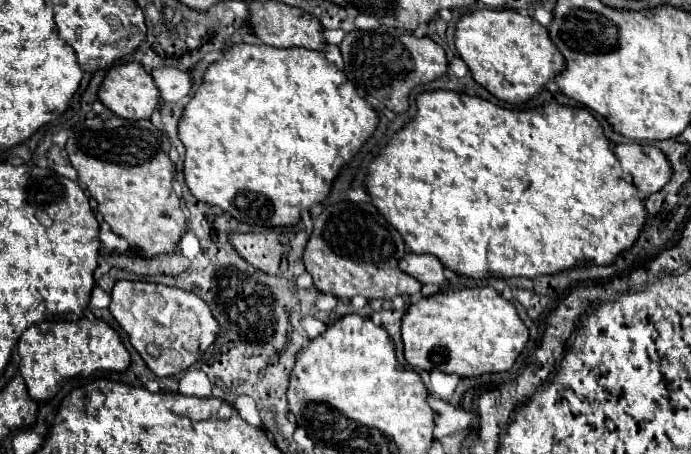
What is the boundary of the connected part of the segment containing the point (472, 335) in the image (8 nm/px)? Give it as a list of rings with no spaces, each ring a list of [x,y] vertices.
[[[490,285],[478,287],[460,287],[450,291],[438,291],[430,297],[424,297],[412,303],[402,317],[402,341],[404,341],[404,359],[424,371],[444,371],[456,373],[460,377],[476,377],[482,373],[506,371],[514,365],[514,359],[520,355],[528,341],[528,329],[518,317],[514,305],[500,297],[500,293]]]

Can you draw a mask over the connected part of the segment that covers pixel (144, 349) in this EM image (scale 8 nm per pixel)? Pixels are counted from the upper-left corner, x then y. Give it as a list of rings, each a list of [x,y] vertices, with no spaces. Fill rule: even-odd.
[[[116,281],[110,297],[110,313],[158,377],[170,377],[186,371],[202,357],[220,333],[218,321],[212,317],[208,305],[198,295],[178,287],[148,281]]]

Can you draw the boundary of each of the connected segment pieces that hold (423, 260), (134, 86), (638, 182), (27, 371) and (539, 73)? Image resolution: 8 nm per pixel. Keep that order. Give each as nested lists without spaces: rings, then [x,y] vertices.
[[[406,253],[400,259],[400,269],[412,277],[416,277],[422,285],[444,285],[444,265],[430,255],[418,255],[418,253]]]
[[[126,61],[126,63],[110,67],[110,71],[106,73],[106,77],[104,77],[104,81],[98,89],[98,99],[104,107],[108,107],[118,117],[124,117],[124,119],[150,119],[152,111],[158,109],[160,93],[156,89],[150,73],[144,71],[144,67],[140,63]]]
[[[611,141],[610,145],[612,145],[612,153],[616,153],[618,165],[624,171],[624,179],[630,181],[632,185],[636,185],[636,189],[638,189],[638,193],[642,197],[648,197],[652,193],[658,193],[670,181],[670,177],[672,177],[670,163],[668,163],[666,155],[658,147],[652,147],[652,145],[636,145],[636,143],[615,144]]]
[[[82,317],[80,321],[42,321],[26,329],[18,341],[18,369],[26,381],[28,393],[36,401],[52,399],[58,383],[94,371],[126,371],[130,353],[122,345],[118,333],[102,319]]]
[[[476,9],[460,17],[454,31],[454,47],[462,61],[468,65],[474,81],[488,89],[494,97],[506,103],[524,103],[542,91],[546,81],[552,81],[564,71],[564,57],[548,37],[548,29],[528,15],[520,15],[514,9]]]

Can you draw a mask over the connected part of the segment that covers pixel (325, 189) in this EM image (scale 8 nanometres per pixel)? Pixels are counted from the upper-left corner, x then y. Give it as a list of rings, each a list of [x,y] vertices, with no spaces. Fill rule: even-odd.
[[[234,43],[222,51],[222,59],[214,61],[202,79],[202,85],[196,89],[188,105],[184,107],[182,119],[178,123],[178,137],[186,147],[186,159],[184,159],[184,181],[190,189],[190,193],[208,205],[216,205],[222,211],[230,213],[234,219],[248,223],[248,225],[260,225],[260,227],[282,227],[282,225],[296,225],[300,221],[300,211],[310,209],[314,203],[320,203],[328,197],[330,185],[336,179],[342,165],[346,165],[358,149],[364,145],[364,141],[372,135],[378,123],[378,115],[374,109],[356,93],[354,85],[348,81],[348,77],[330,63],[324,53],[310,51],[310,49],[276,49],[268,45],[248,45],[248,43]]]

